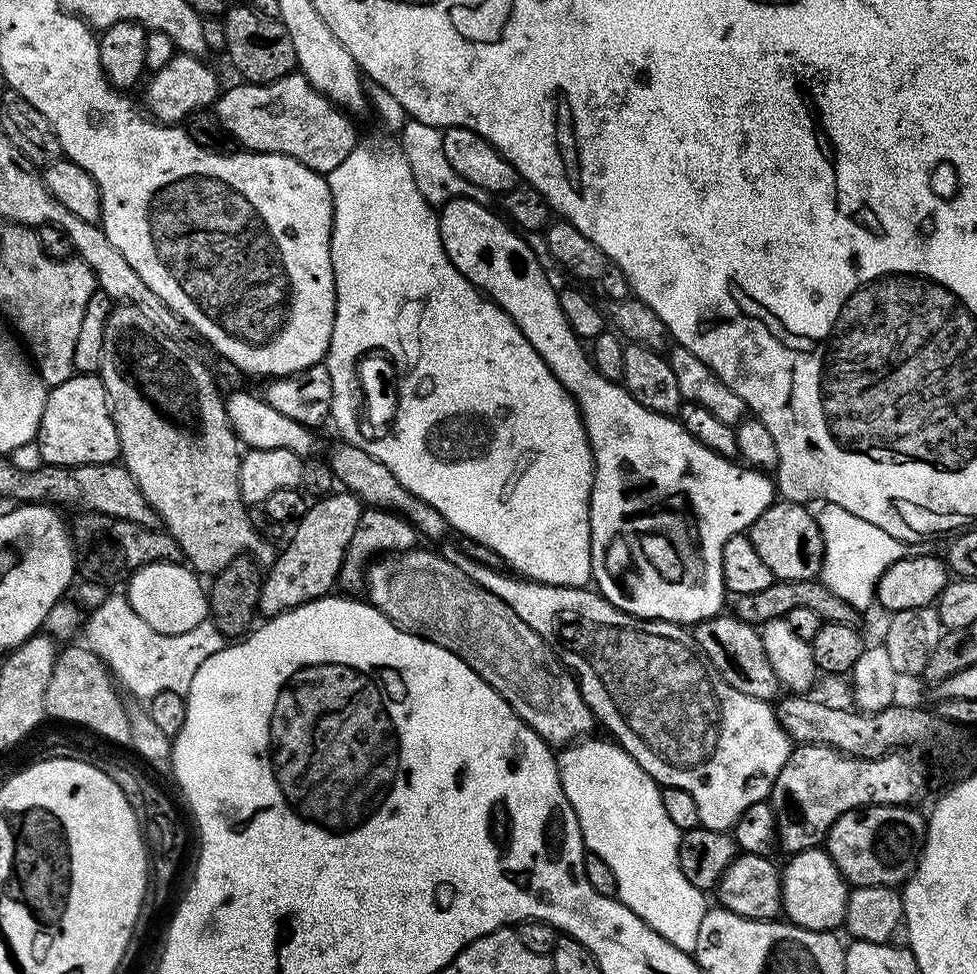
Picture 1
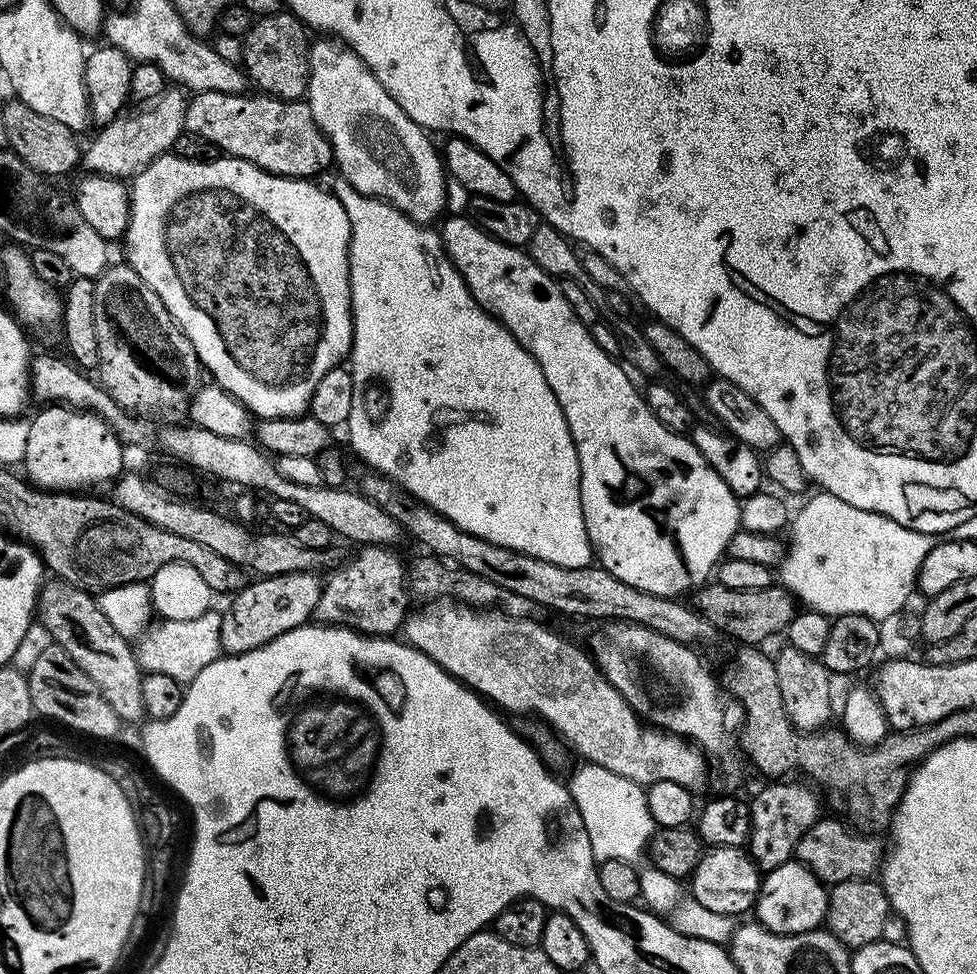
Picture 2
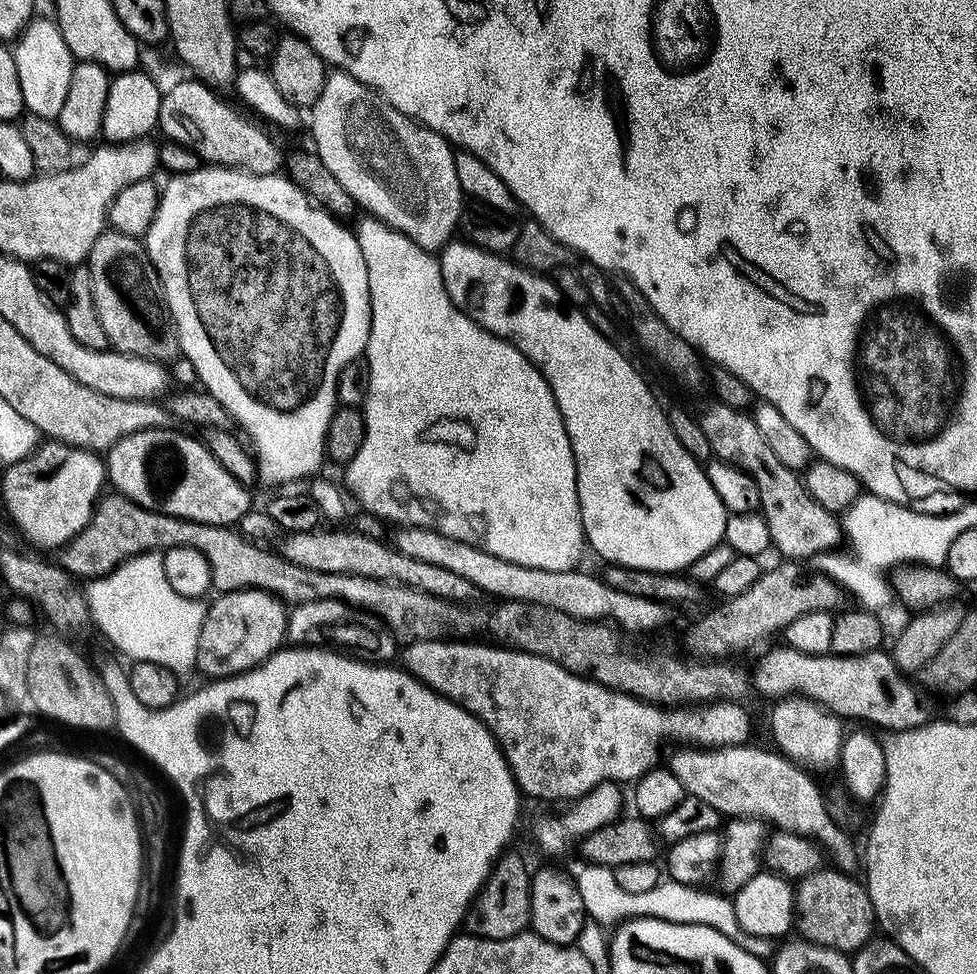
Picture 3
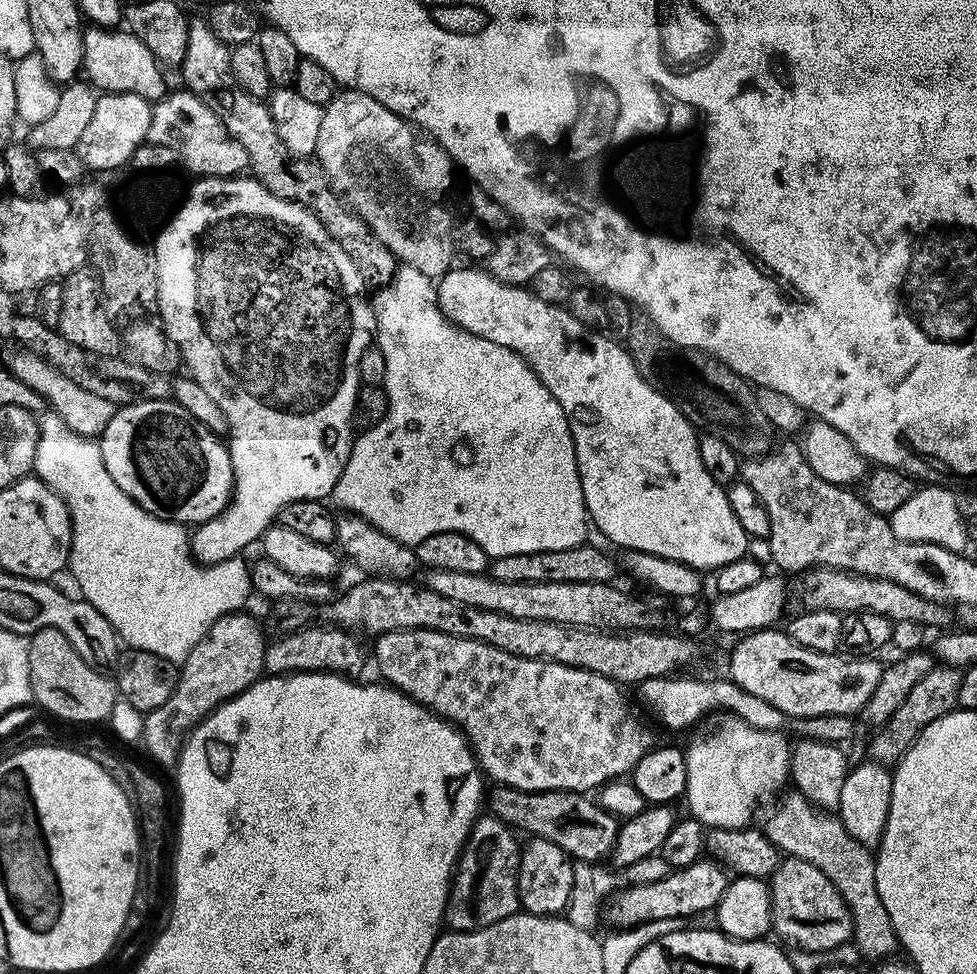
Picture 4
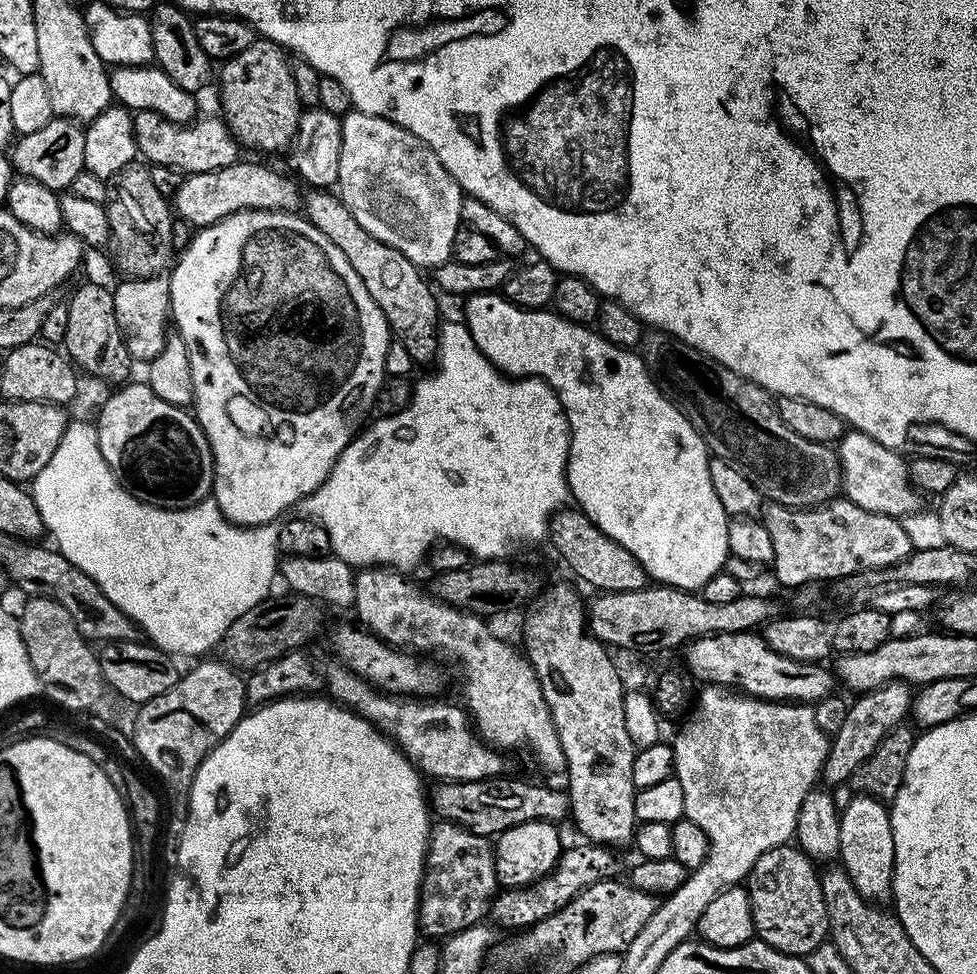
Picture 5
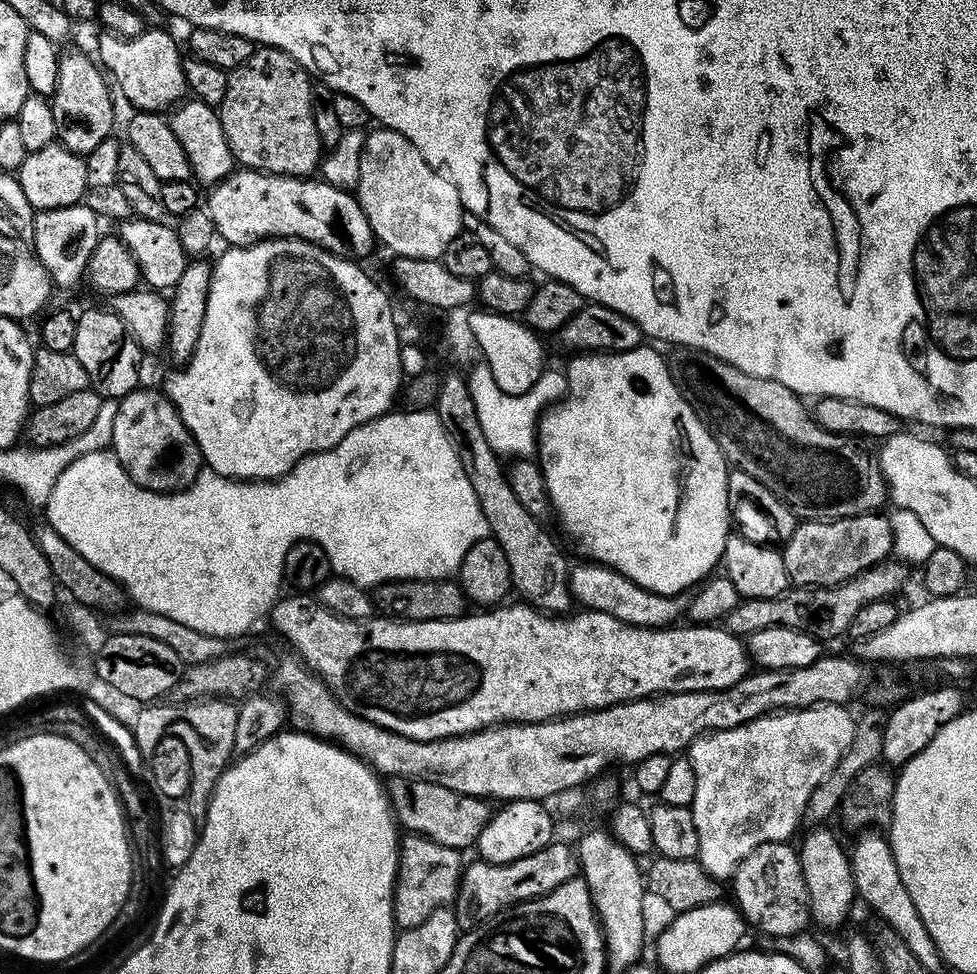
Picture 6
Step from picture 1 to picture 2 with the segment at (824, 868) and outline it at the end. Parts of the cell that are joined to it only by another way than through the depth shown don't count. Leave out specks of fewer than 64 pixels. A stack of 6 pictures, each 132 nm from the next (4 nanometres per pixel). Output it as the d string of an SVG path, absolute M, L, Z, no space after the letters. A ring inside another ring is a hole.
M789 862L770 870L761 879L754 916L766 931L779 936L814 932L825 923L828 915L828 893L826 885L805 864Z

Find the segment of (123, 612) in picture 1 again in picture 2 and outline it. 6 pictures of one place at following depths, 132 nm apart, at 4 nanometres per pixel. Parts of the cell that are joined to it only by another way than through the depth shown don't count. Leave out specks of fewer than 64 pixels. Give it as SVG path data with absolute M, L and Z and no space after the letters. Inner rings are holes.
M209 610L198 618L190 618L186 622L177 620L160 620L153 623L139 637L138 659L144 672L170 674L170 678L179 684L188 685L210 662L219 660L222 655L220 635L222 634L222 615L219 611Z

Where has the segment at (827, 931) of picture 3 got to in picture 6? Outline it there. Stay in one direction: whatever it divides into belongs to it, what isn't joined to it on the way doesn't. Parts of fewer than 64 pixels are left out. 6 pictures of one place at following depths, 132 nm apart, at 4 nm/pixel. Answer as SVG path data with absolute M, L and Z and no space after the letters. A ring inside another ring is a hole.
M770 841L766 846L761 846L746 854L738 864L736 871L730 879L730 885L736 891L735 907L740 909L741 916L749 925L752 924L765 937L797 935L805 931L810 924L808 910L808 891L804 868L800 864L800 853L791 843L785 841Z

